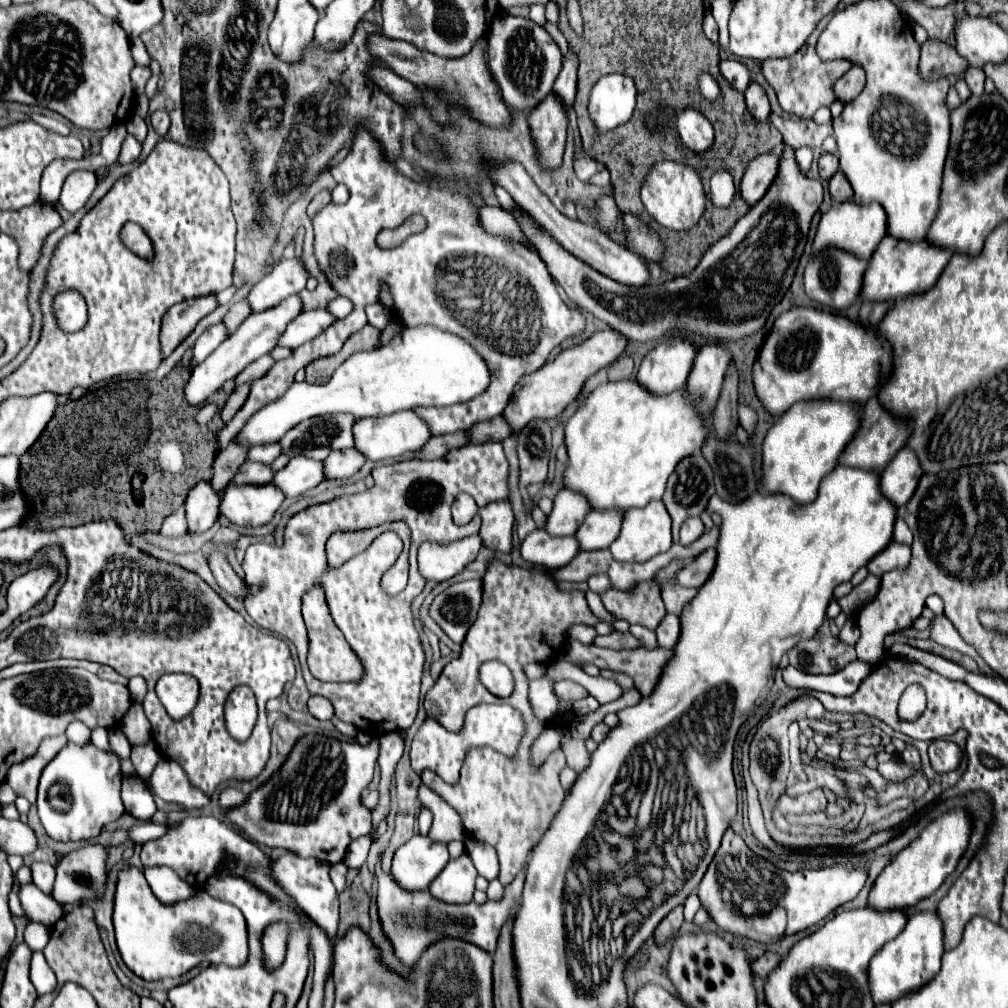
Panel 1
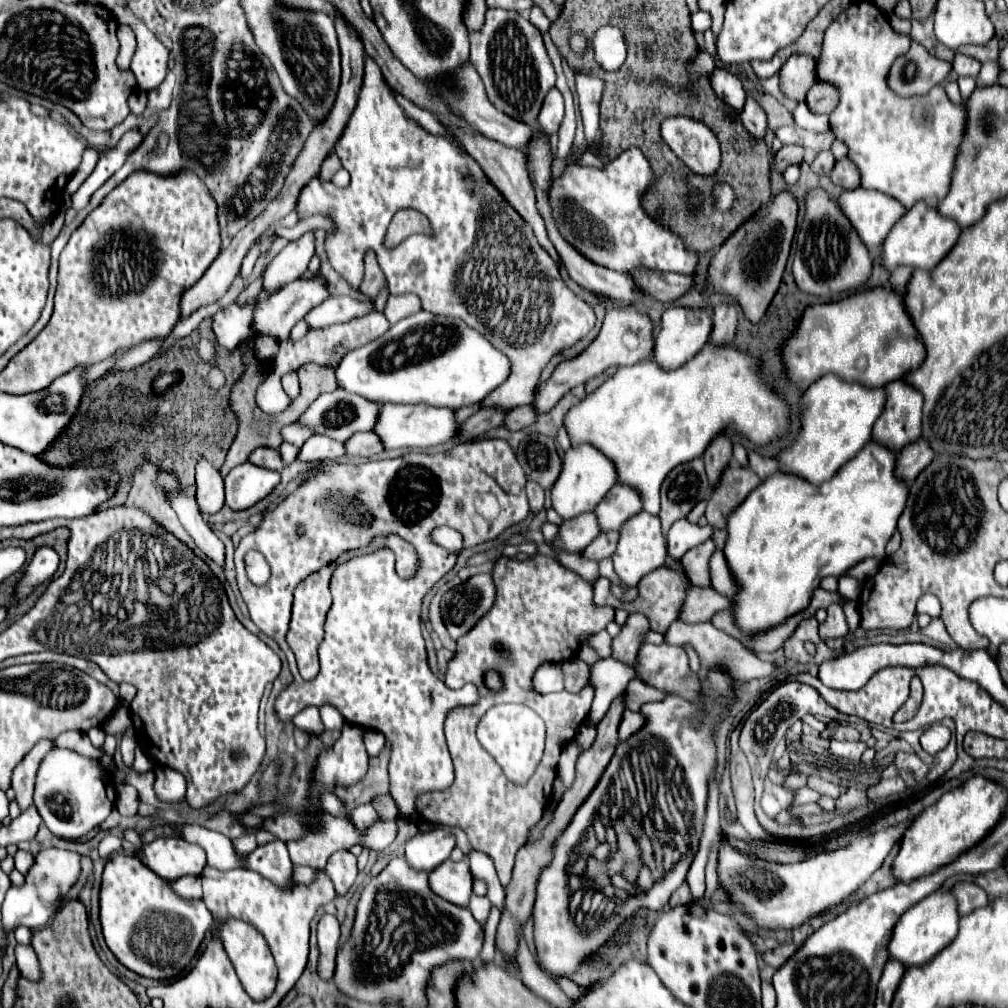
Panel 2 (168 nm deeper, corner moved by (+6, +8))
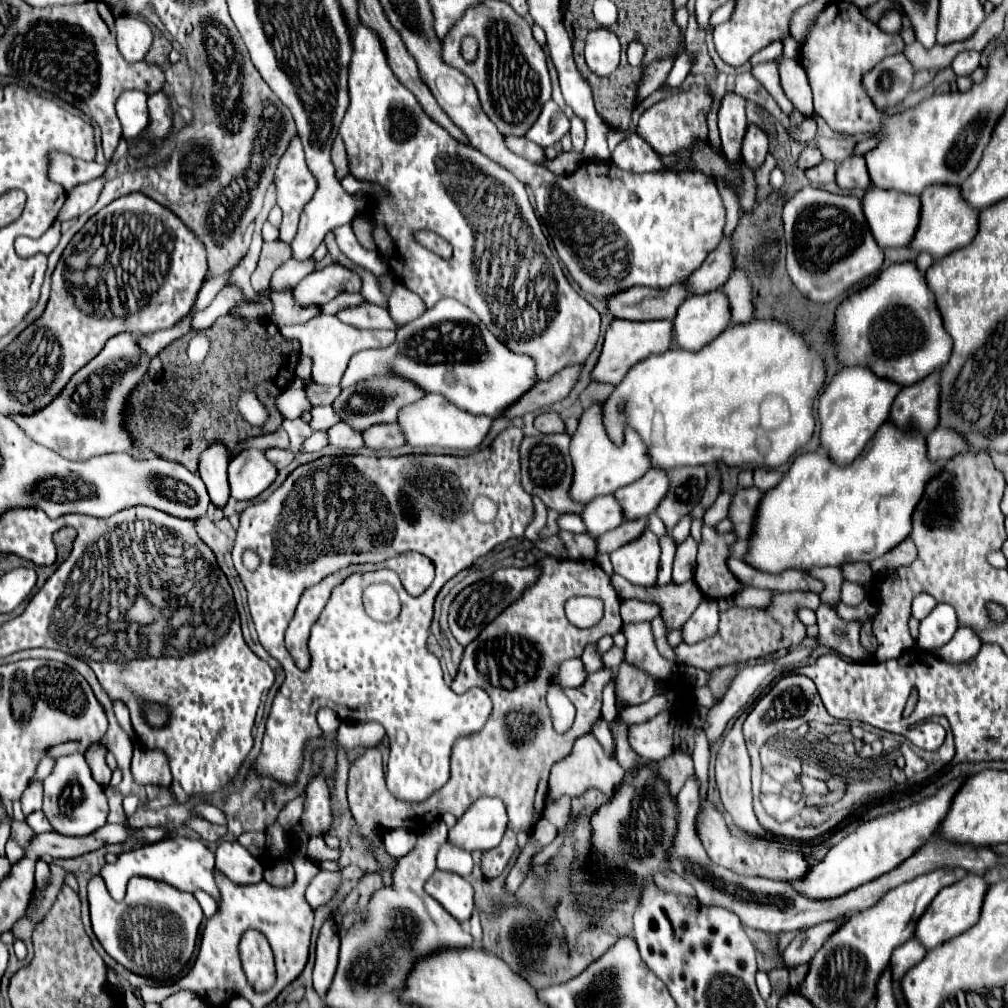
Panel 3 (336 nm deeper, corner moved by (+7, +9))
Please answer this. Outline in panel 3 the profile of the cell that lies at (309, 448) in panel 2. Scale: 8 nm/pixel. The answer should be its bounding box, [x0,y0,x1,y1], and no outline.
[326,423,362,449]

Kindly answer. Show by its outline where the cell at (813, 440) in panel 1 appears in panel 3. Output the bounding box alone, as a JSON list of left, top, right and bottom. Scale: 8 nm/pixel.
[818,367,900,467]

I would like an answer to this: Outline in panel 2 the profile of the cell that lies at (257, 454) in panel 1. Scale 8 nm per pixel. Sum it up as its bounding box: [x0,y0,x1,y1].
[283,424,313,446]

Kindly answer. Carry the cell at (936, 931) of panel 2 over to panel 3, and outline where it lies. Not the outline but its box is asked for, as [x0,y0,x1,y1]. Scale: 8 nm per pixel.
[914,873,988,949]

